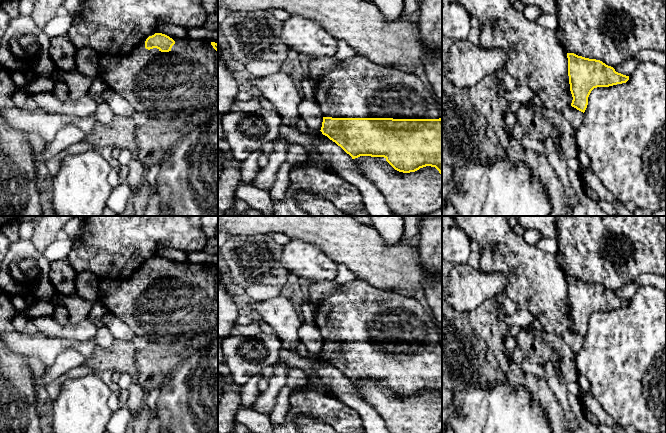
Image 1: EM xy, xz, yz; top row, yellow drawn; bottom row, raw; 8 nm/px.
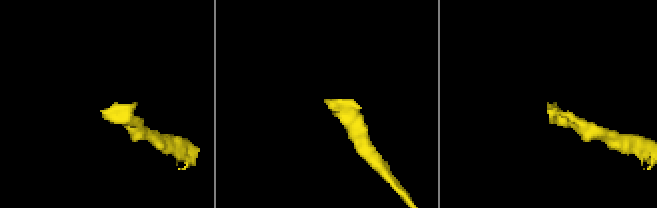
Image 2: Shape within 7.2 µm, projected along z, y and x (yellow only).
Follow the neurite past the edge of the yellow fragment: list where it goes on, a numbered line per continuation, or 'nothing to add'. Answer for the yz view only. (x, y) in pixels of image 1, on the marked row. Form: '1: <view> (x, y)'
1: yz (536, 58)

